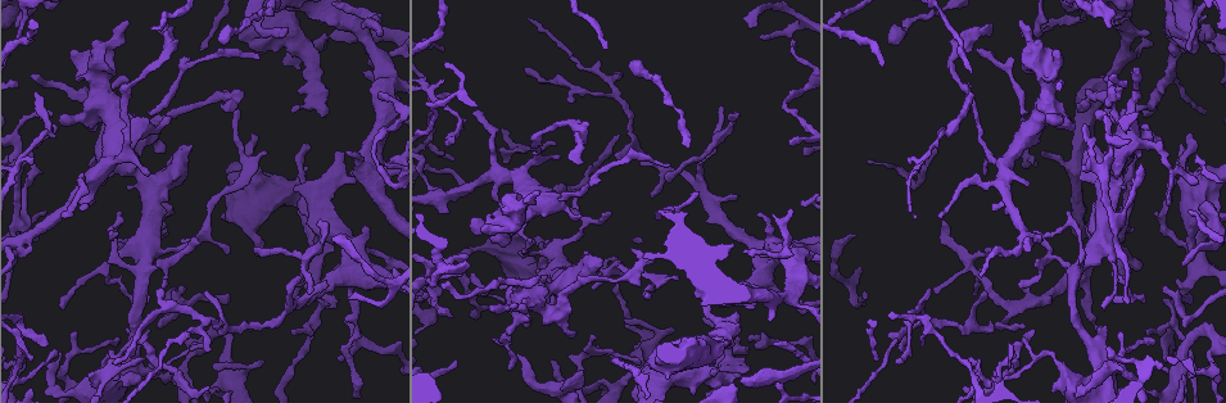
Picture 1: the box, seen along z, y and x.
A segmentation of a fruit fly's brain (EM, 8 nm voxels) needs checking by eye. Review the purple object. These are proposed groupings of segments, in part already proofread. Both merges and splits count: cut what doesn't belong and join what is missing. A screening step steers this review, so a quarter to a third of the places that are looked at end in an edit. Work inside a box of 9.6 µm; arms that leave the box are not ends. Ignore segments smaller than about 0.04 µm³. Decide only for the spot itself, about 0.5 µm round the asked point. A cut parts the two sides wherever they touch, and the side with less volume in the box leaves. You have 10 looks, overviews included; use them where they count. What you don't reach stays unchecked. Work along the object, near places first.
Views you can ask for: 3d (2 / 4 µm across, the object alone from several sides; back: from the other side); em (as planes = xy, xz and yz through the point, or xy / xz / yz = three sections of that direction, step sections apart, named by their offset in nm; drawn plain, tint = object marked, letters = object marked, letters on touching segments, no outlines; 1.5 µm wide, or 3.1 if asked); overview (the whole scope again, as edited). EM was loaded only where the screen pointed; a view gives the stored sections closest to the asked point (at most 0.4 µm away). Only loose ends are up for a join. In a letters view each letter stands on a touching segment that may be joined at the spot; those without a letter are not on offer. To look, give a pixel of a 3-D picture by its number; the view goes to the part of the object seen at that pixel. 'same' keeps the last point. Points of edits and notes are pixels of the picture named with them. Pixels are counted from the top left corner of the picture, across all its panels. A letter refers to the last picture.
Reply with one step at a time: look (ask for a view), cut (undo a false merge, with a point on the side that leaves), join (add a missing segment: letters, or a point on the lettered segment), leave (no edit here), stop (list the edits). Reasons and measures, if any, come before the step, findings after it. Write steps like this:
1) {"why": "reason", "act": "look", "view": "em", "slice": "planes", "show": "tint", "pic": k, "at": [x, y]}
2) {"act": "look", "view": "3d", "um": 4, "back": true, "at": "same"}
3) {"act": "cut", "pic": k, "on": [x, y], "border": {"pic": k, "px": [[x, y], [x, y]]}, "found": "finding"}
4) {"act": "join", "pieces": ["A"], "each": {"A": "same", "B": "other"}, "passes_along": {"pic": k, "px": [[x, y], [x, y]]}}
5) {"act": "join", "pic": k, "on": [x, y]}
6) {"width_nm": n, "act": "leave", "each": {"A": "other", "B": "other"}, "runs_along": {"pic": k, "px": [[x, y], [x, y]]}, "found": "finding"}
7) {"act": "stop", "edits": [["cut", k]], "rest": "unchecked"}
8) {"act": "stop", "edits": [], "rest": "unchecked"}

{"why": "an open end", "act": "look", "view": "em", "slice": "planes", "show": "plain", "pic": 1, "at": [227, 251]}

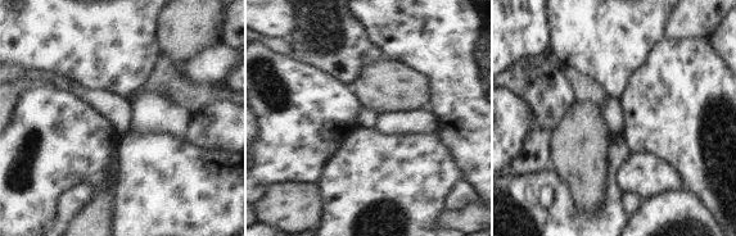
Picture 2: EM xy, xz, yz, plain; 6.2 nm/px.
{"why": "what lies round it", "act": "look", "view": "em", "slice": "planes", "show": "letters", "at": "same"}

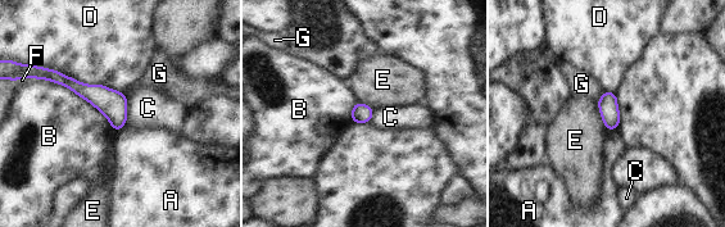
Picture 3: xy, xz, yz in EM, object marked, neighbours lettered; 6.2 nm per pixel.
{"act": "leave", "each": {"A": "other", "B": "other", "C": "other", "D": "other", "E": "other", "F": "other", "G": "other"}, "runs_along": {"pic": 3, "px": [[53, 75], [93, 92], [122, 122]]}, "found": "no lettered segment goes on from it"}

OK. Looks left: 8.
{"why": "thin arm on a thick one", "act": "look", "view": "em", "slice": "yz", "step": 4, "show": "letters", "pic": 1, "at": [763, 280]}

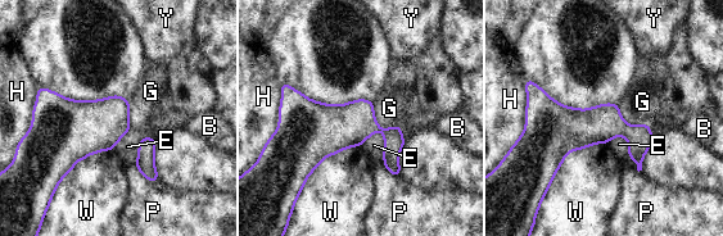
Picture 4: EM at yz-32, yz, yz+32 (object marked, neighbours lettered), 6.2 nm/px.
{"act": "leave", "each": {"B": "other", "E": "other", "G": "other", "H": "other", "P": "other", "W": "other", "Y": "other"}, "border": {"pic": 4, "px": [[373, 103], [380, 126], [398, 126]]}, "found": "continuous, no second neuron"}

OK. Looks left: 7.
{"why": "tapers out", "act": "look", "view": "3d", "um": 4, "pic": 1, "at": [265, 153]}

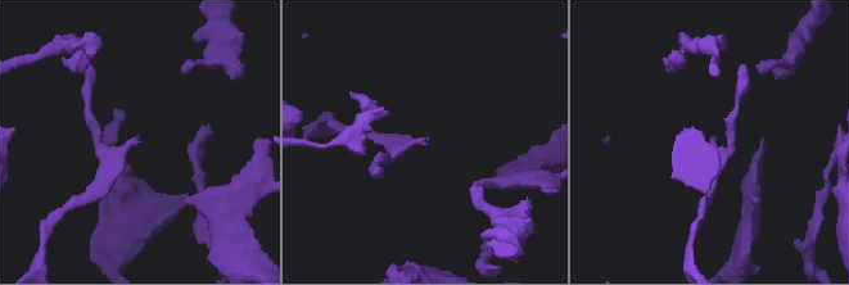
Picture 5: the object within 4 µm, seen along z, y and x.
{"act": "look", "view": "em", "slice": "planes", "show": "letters", "pic": 5, "at": [427, 142]}

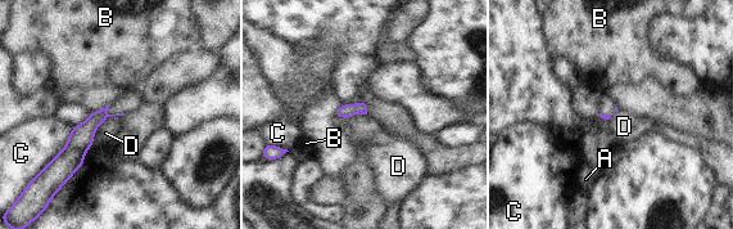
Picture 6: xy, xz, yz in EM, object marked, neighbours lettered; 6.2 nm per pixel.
{"act": "leave", "each": {"A": "other", "B": "other", "C": "other", "D": "other"}, "runs_along": {"pic": 6, "px": [[104, 111], [59, 164]]}, "found": "no lettered segment goes on from it"}

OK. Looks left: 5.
{"why": "free end", "act": "look", "view": "3d", "um": 4, "pic": 1, "at": [190, 147]}

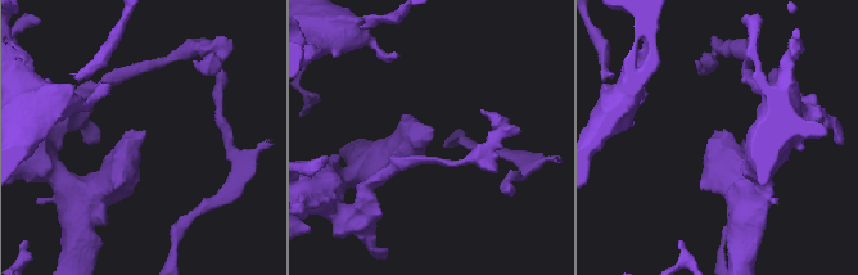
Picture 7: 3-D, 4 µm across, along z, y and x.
{"act": "look", "view": "em", "slice": "planes", "show": "letters", "pic": 7, "at": [428, 128]}

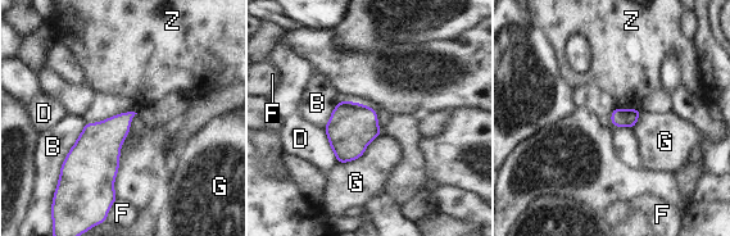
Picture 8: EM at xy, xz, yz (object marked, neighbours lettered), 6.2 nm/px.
{"act": "leave", "each": {"B": "other", "D": "other", "F": "other", "G": "other", "Z": "other"}, "border": {"pic": 8, "px": [[616, 105], [624, 109], [639, 108]]}, "found": "no lettered segment goes on from it"}

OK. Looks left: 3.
{"act": "stop", "edits": [], "rest": "unchecked"}

